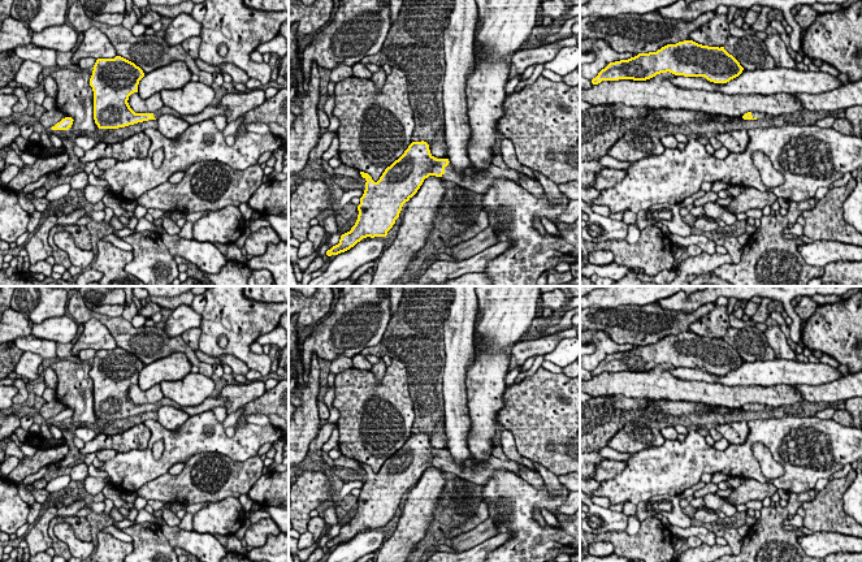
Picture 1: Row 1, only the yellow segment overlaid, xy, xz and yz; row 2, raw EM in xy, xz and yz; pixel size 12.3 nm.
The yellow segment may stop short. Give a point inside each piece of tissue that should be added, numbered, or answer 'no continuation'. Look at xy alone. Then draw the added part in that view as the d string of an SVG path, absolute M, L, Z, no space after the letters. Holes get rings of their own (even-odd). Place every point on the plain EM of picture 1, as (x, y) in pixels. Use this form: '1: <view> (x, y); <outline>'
1: xy (213, 401); M211 395L211 397L208 397L207 399L204 399L198 406L181 407L174 401L164 397L159 402L153 403L153 408L157 411L163 406L173 406L173 407L177 407L179 410L183 410L186 414L189 414L190 416L192 416L192 415L196 415L196 414L200 414L200 412L204 412L204 411L209 411L213 407L224 407L226 402L228 402L228 398L225 398L225 397Z

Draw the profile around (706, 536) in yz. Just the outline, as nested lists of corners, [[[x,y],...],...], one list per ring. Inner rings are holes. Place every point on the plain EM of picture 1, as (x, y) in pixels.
[[[671,526],[670,531],[673,535],[679,535],[681,537],[688,539],[689,536],[696,536],[698,537],[702,542],[707,544],[707,545],[714,545],[716,544],[716,536],[712,531],[709,531],[706,527],[703,526],[692,526],[689,528],[680,528],[676,526]]]

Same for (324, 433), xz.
[[[325,423],[317,431],[317,436],[312,440],[309,445],[309,451],[307,455],[313,455],[315,453],[320,453],[322,445],[330,438],[332,432],[337,427],[337,423]]]

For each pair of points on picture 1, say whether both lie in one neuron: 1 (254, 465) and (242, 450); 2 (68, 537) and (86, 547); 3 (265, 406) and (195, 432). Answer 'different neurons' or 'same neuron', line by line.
1: different neurons
2: same neuron
3: different neurons

